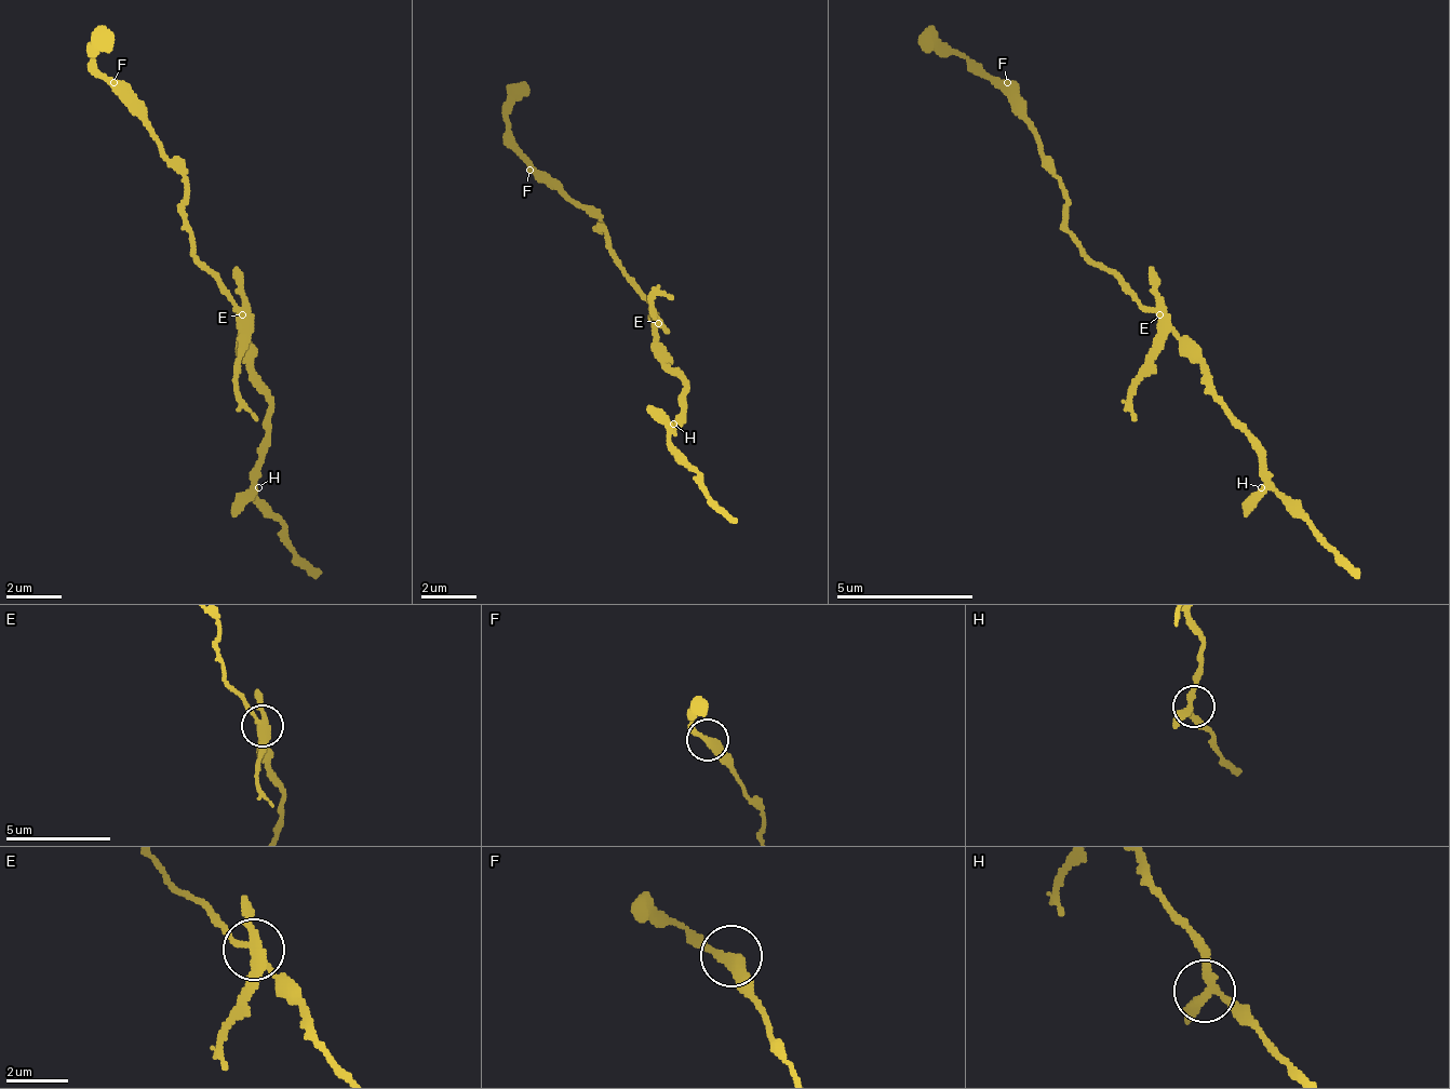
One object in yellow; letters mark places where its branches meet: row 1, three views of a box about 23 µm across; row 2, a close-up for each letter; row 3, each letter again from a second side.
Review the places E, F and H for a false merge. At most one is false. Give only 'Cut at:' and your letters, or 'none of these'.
Cut at: E

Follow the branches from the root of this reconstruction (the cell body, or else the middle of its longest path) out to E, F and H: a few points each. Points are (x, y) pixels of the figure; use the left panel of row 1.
E: (230, 295), (230, 303), (244, 316)
F: (230, 295), (189, 247), (189, 192), (183, 185), (175, 164), (162, 151), (148, 117), (113, 82)
H: (230, 295), (238, 309), (238, 357), (251, 371), (251, 385), (272, 405), (272, 440), (258, 460), (258, 487)

